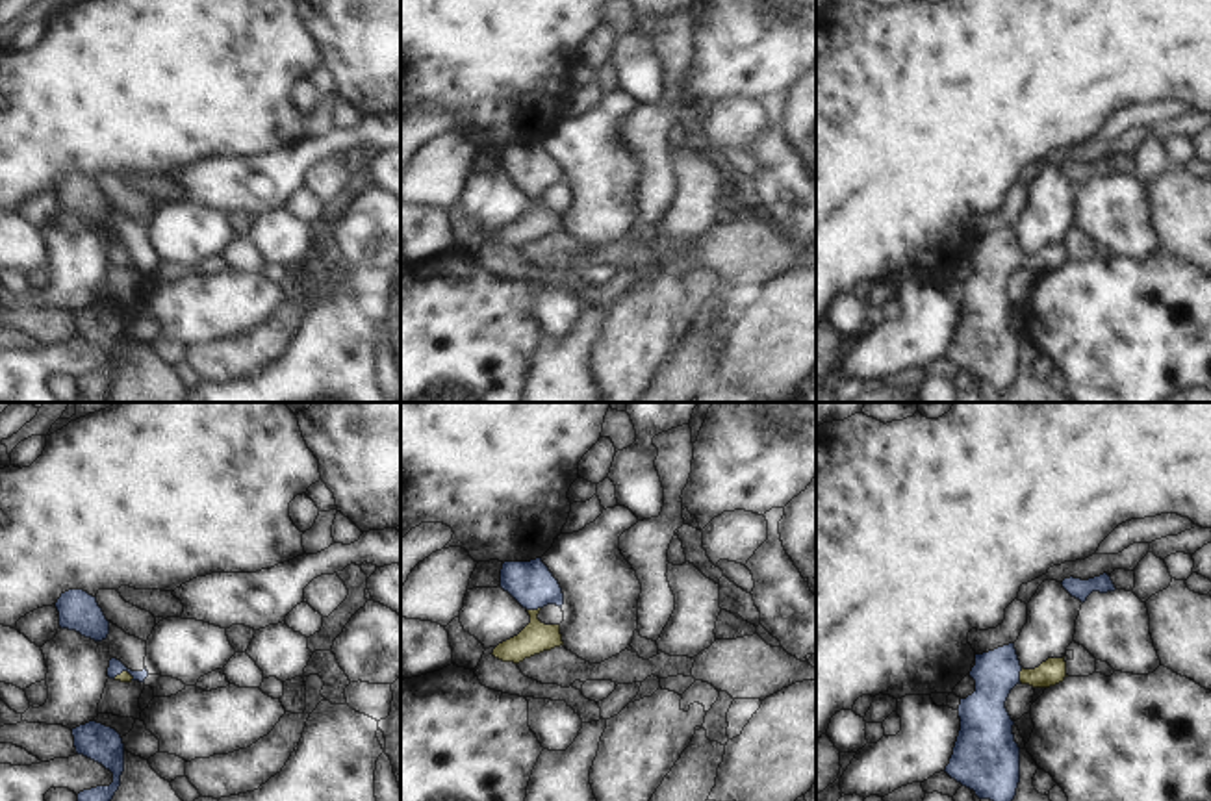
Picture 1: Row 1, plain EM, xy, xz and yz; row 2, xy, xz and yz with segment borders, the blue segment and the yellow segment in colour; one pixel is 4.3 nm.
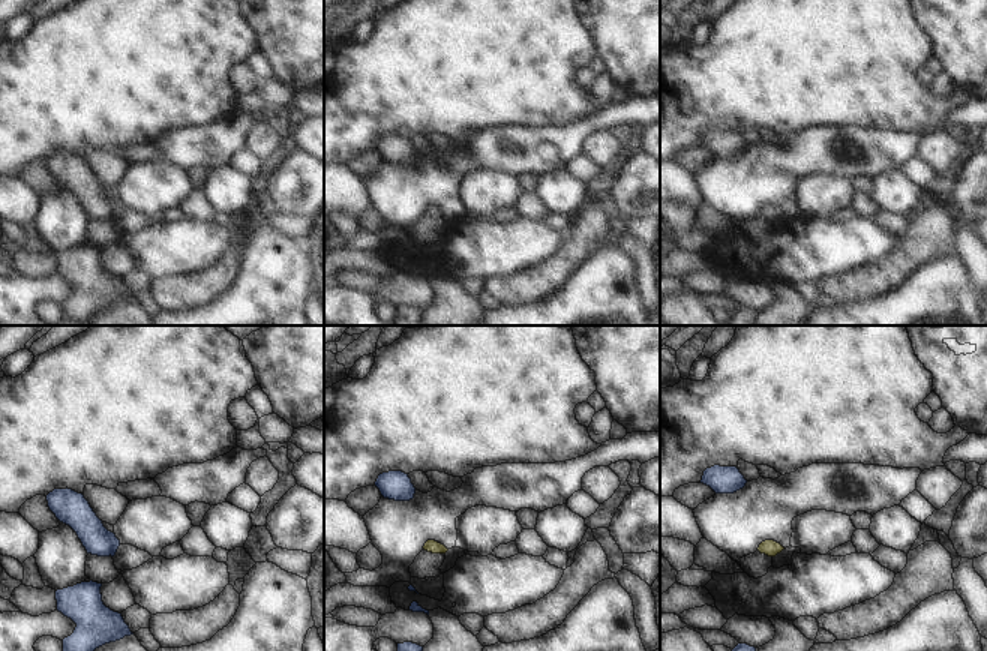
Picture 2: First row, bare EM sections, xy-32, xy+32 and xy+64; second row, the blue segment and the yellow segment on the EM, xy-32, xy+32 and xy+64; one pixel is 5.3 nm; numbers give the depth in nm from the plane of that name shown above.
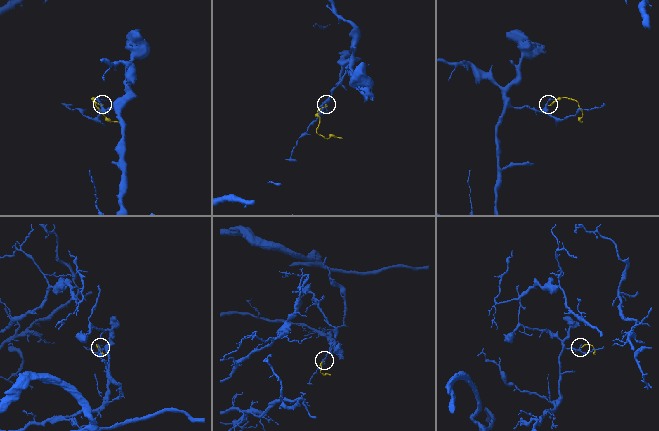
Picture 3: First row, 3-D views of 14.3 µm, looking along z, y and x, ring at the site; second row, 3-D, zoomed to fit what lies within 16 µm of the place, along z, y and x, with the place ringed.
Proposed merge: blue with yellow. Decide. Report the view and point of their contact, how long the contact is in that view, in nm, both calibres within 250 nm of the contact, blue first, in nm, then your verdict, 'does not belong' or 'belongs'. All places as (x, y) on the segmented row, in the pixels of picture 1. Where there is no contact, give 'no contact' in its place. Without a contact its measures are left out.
xz (533, 609) | 70 nm | 190/140 nm | belongs

